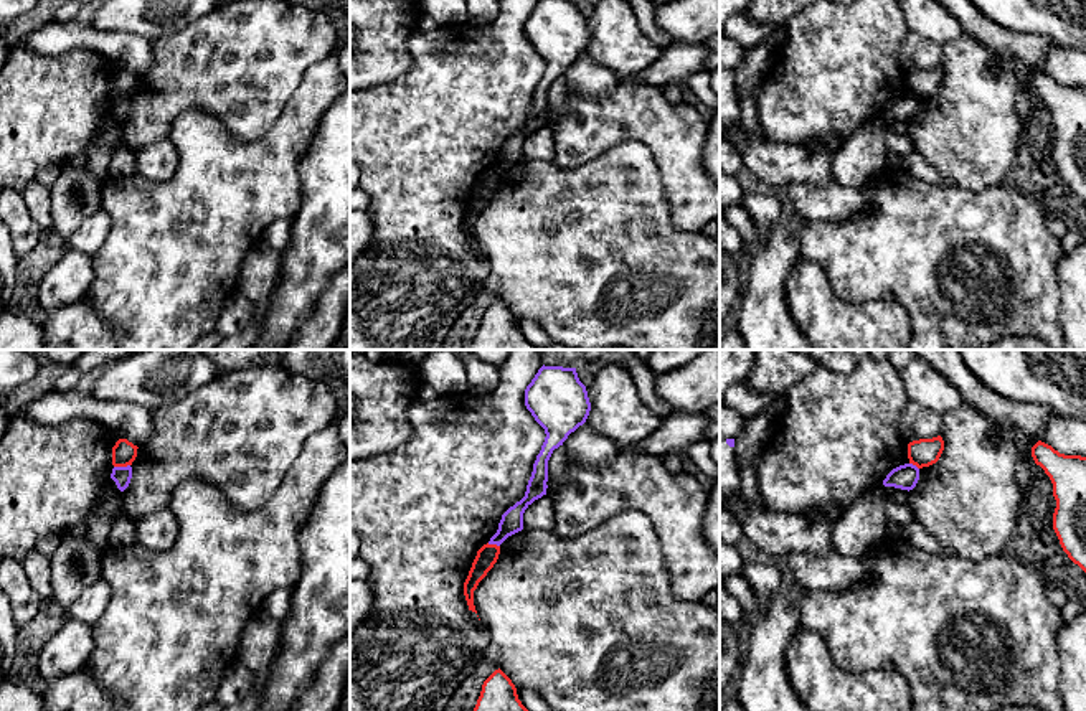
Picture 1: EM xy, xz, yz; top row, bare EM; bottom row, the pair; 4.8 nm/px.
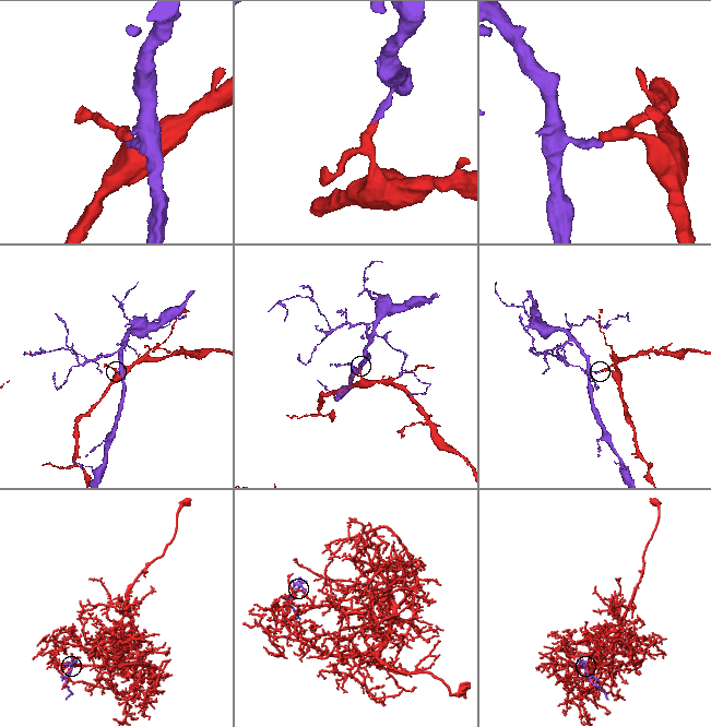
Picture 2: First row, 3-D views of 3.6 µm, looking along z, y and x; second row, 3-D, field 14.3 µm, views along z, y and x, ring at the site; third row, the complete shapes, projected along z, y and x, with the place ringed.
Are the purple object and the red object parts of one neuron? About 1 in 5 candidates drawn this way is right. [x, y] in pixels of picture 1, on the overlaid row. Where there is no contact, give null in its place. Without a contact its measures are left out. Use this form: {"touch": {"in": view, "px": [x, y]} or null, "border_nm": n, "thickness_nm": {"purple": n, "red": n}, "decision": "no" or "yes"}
{"touch": {"in": "xy", "px": [121, 467]}, "border_nm": 80, "thickness_nm": {"purple": 90, "red": 120}, "decision": "no"}

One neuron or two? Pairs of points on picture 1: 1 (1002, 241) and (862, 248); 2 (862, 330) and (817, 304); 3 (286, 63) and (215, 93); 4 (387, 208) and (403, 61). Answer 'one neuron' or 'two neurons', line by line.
1: one neuron
2: one neuron
3: one neuron
4: two neurons

